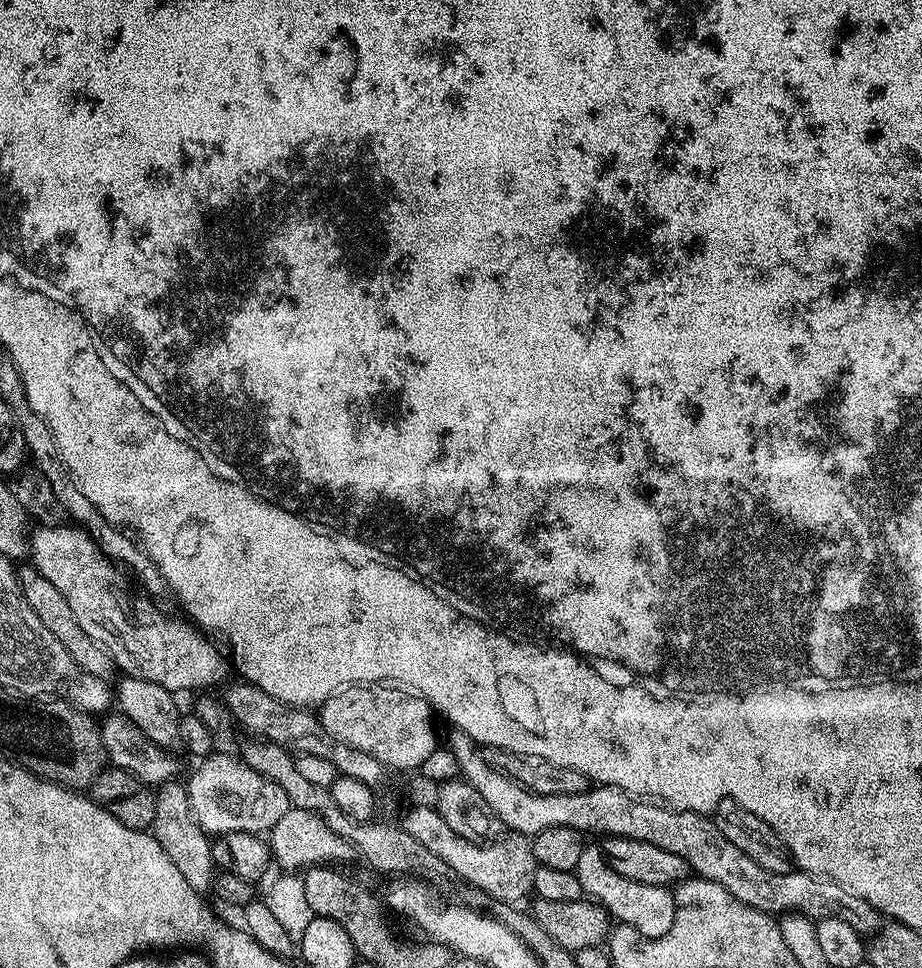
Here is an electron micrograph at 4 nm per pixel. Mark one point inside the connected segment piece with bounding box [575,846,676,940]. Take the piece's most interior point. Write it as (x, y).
(650, 909)

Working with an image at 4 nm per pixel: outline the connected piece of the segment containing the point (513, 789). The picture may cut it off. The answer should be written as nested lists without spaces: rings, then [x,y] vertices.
[[[456,730],[451,734],[450,747],[458,758],[460,776],[474,786],[482,798],[486,798],[486,806],[490,806],[501,825],[513,833],[531,838],[542,830],[550,830],[550,826],[570,826],[585,834],[593,832],[599,838],[621,836],[638,842],[650,842],[650,846],[662,846],[662,850],[670,850],[670,854],[686,858],[689,869],[699,879],[718,882],[722,890],[734,894],[734,898],[738,898],[738,902],[746,902],[746,906],[754,906],[769,914],[803,913],[813,918],[842,918],[842,922],[850,922],[850,926],[862,934],[875,933],[881,927],[882,917],[874,906],[870,906],[870,902],[854,898],[850,890],[842,890],[842,886],[822,876],[811,876],[799,870],[786,874],[768,872],[758,866],[754,858],[746,858],[746,854],[742,854],[734,842],[729,842],[722,835],[722,830],[718,830],[715,819],[708,817],[707,820],[700,812],[677,812],[659,803],[629,796],[615,786],[592,786],[582,794],[531,792],[505,772],[487,764],[483,751],[464,732]]]

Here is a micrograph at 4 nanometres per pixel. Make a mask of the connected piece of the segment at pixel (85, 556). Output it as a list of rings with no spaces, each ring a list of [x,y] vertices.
[[[68,522],[37,527],[30,536],[30,560],[40,571],[42,578],[48,579],[62,593],[62,598],[66,598],[74,618],[78,618],[78,626],[82,626],[82,630],[86,630],[90,638],[94,638],[97,644],[101,644],[112,655],[112,663],[124,676],[142,678],[146,682],[158,682],[158,686],[169,688],[174,694],[181,694],[180,692],[186,691],[187,688],[208,690],[211,689],[208,688],[211,684],[223,685],[229,679],[227,676],[230,664],[225,653],[223,656],[195,623],[187,619],[175,620],[174,617],[159,612],[146,597],[135,596],[134,593],[116,585],[120,580],[119,574],[116,573],[117,565],[84,528]]]

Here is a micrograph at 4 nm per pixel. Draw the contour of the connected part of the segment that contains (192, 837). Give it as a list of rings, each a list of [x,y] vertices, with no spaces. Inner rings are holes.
[[[164,782],[155,789],[156,809],[154,822],[150,832],[156,841],[166,850],[166,858],[178,866],[182,878],[190,882],[190,886],[197,890],[208,890],[212,886],[214,867],[212,868],[212,844],[209,833],[201,828],[200,823],[192,815],[192,807],[188,801],[188,789],[183,783]]]

